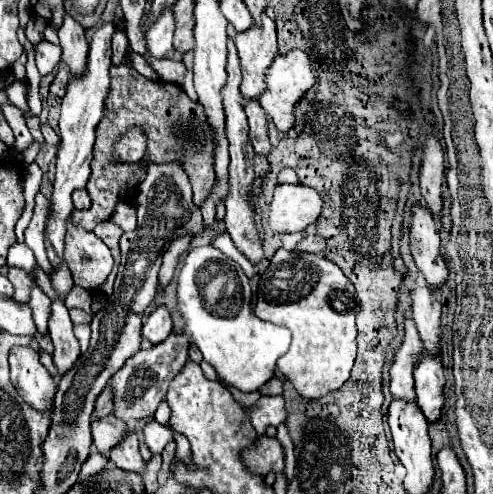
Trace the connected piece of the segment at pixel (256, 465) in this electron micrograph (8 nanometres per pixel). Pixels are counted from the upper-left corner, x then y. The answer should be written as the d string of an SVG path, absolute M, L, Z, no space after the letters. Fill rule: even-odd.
M258 437L258 443L242 453L242 459L248 469L254 473L266 475L270 471L284 471L284 449L276 437Z

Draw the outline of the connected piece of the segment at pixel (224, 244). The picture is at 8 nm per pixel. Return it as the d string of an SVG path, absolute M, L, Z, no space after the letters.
M222 233L222 235L218 235L216 239L214 239L214 243L212 243L216 249L220 249L220 251L224 251L232 261L236 261L242 269L244 269L244 273L252 279L252 275L256 273L254 271L254 265L234 247L234 243L232 243L232 239L230 239L230 235L228 233Z

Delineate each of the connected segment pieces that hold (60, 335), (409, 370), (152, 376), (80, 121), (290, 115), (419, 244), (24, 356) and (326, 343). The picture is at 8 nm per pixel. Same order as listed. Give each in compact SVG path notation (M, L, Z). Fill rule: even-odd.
M54 301L51 305L48 331L50 331L52 343L54 343L52 361L54 361L58 375L62 377L64 373L68 373L74 367L76 359L80 357L80 345L72 333L72 321L70 321L68 309L64 307L62 301Z
M406 319L404 343L400 345L396 359L390 367L390 373L392 373L390 391L392 391L394 399L400 399L400 401L414 401L416 399L412 373L414 373L414 367L420 363L420 357L422 357L422 341L418 337L414 321Z
M172 331L164 343L152 345L150 349L140 349L136 357L130 357L124 363L124 367L110 379L114 417L128 423L152 417L160 401L166 397L170 381L176 377L176 373L180 373L180 369L188 361L188 347L190 347L190 337L184 331L180 333Z
M104 23L92 37L90 53L88 53L88 69L86 75L78 79L70 79L68 91L62 99L62 113L60 113L60 149L56 159L56 181L54 181L54 193L52 193L52 207L46 219L46 231L44 237L52 243L58 255L64 253L64 235L66 235L66 221L74 209L72 205L72 191L86 187L86 181L90 177L90 155L94 147L94 131L100 123L100 117L104 117L104 97L108 95L110 85L110 41L116 27L114 23Z
M292 49L286 55L278 55L276 61L272 63L272 69L268 69L266 81L268 81L268 89L264 91L264 95L258 101L266 109L270 119L274 121L276 129L278 131L288 131L288 129L294 127L294 109L296 109L296 105L302 101L302 97L316 83L308 53L302 51L302 49Z
M414 207L412 213L410 251L428 287L432 291L438 291L448 281L448 265L440 253L438 223L424 207Z
M16 347L10 353L10 381L16 385L16 391L24 401L40 411L46 413L52 409L56 383L50 373L40 365L36 351L30 347Z
M278 249L260 277L256 315L292 331L292 345L278 361L278 371L288 377L306 399L320 399L348 381L356 359L356 313L360 301L352 281L324 255Z

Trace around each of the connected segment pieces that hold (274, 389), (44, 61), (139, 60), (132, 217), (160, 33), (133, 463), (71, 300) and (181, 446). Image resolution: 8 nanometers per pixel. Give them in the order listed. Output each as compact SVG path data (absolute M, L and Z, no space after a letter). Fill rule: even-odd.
M272 377L262 389L260 389L262 395L282 395L284 393L284 385L278 377Z
M38 43L34 51L36 51L36 67L38 67L40 75L46 77L60 63L62 49L58 45L52 45L52 43Z
M132 51L132 55L130 55L130 61L128 63L144 77L155 81L159 80L159 76L154 71L154 69L147 63L147 61L141 55L134 53L134 51Z
M120 203L116 205L110 221L114 221L123 231L136 229L136 209L130 203Z
M172 5L166 7L160 17L156 19L156 25L152 25L152 29L148 29L146 33L146 39L148 39L148 51L160 59L164 57L166 53L172 51L172 35L174 35L174 27L176 27L176 21L174 21L174 11L172 11Z
M128 431L124 441L110 451L110 459L122 471L132 471L138 475L144 475L146 471L146 461L138 451L138 437L134 431Z
M72 287L70 293L68 293L64 299L66 299L64 303L66 303L68 309L72 309L72 307L80 307L80 309L84 309L87 314L92 315L92 311L90 311L92 293L88 293L86 289L82 289L82 287Z
M174 433L174 441L176 441L176 459L178 461L184 461L192 467L192 461L190 461L190 445L188 441L180 435L180 433Z

